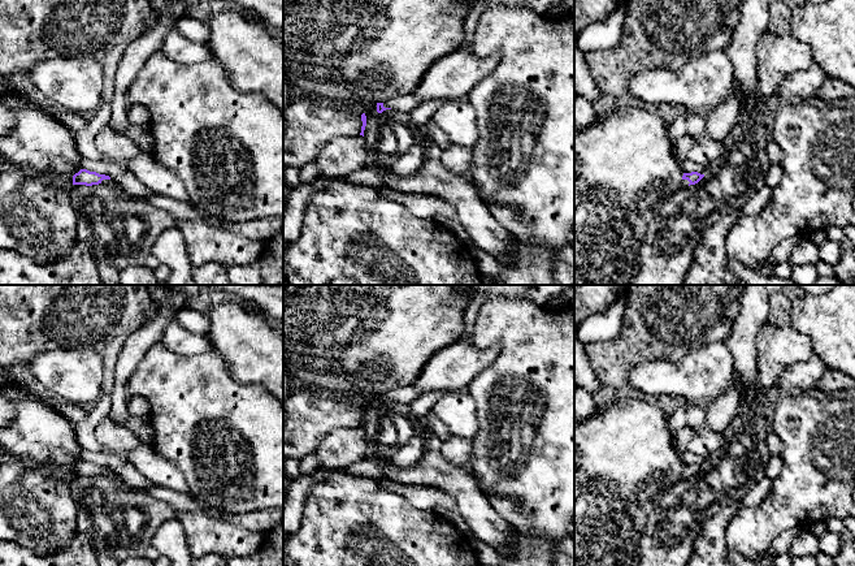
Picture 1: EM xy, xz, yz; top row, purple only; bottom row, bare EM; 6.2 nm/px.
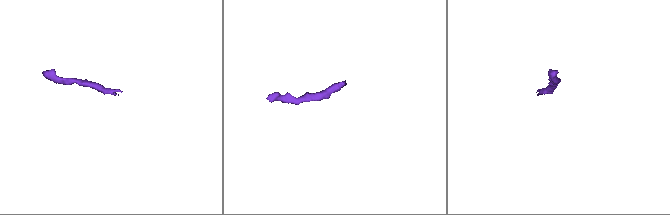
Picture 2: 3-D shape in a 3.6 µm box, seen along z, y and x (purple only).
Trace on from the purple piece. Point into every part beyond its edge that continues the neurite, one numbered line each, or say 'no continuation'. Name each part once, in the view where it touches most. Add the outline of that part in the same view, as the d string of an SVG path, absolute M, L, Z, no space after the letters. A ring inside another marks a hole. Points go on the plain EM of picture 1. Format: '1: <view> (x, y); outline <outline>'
1: xz (407, 394); outline M413 385L399 388L395 390L390 390L386 394L383 394L385 399L396 401L400 403L409 405L418 397L421 397L424 393L417 390Z

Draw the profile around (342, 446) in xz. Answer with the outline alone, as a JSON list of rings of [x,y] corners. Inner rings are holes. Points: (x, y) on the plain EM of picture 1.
[[[360,425],[333,429],[316,451],[318,468],[344,468],[364,461],[369,446],[365,429]]]

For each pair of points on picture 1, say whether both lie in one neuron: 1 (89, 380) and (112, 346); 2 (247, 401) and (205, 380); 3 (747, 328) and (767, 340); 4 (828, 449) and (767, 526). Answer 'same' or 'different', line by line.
1: different
2: same
3: different
4: same

